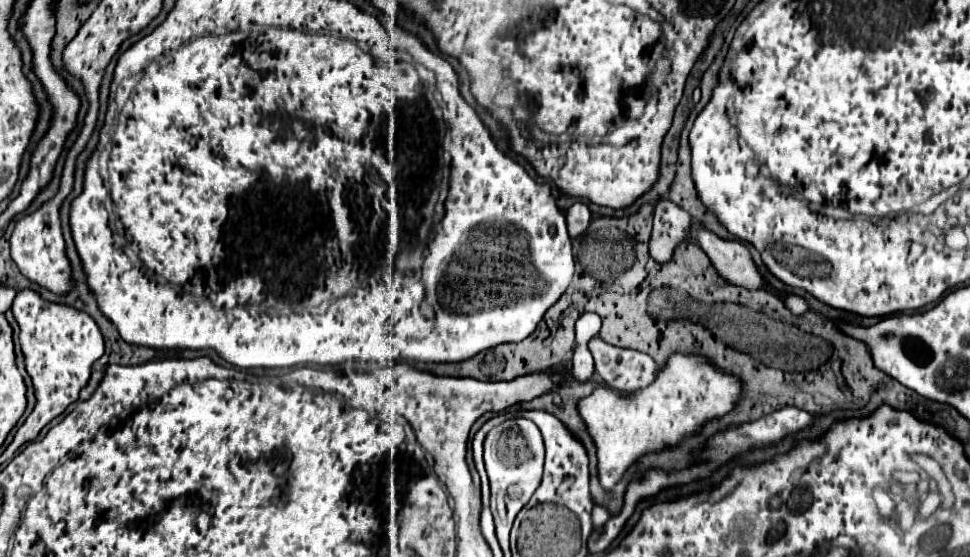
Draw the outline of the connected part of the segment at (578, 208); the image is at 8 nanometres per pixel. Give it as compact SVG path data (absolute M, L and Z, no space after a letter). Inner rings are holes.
M578 201L566 211L566 225L568 225L570 237L582 235L586 231L588 223L590 223L590 209L588 209L586 203Z

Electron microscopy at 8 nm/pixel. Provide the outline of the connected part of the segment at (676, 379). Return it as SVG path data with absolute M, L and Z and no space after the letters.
M672 353L666 363L658 367L654 383L646 389L620 393L610 387L596 387L588 397L578 401L578 413L596 445L596 457L600 463L598 479L602 489L614 491L638 457L658 453L664 447L676 447L684 433L698 435L706 421L721 418L732 411L738 403L742 384L736 375L724 373L724 369L704 355Z

